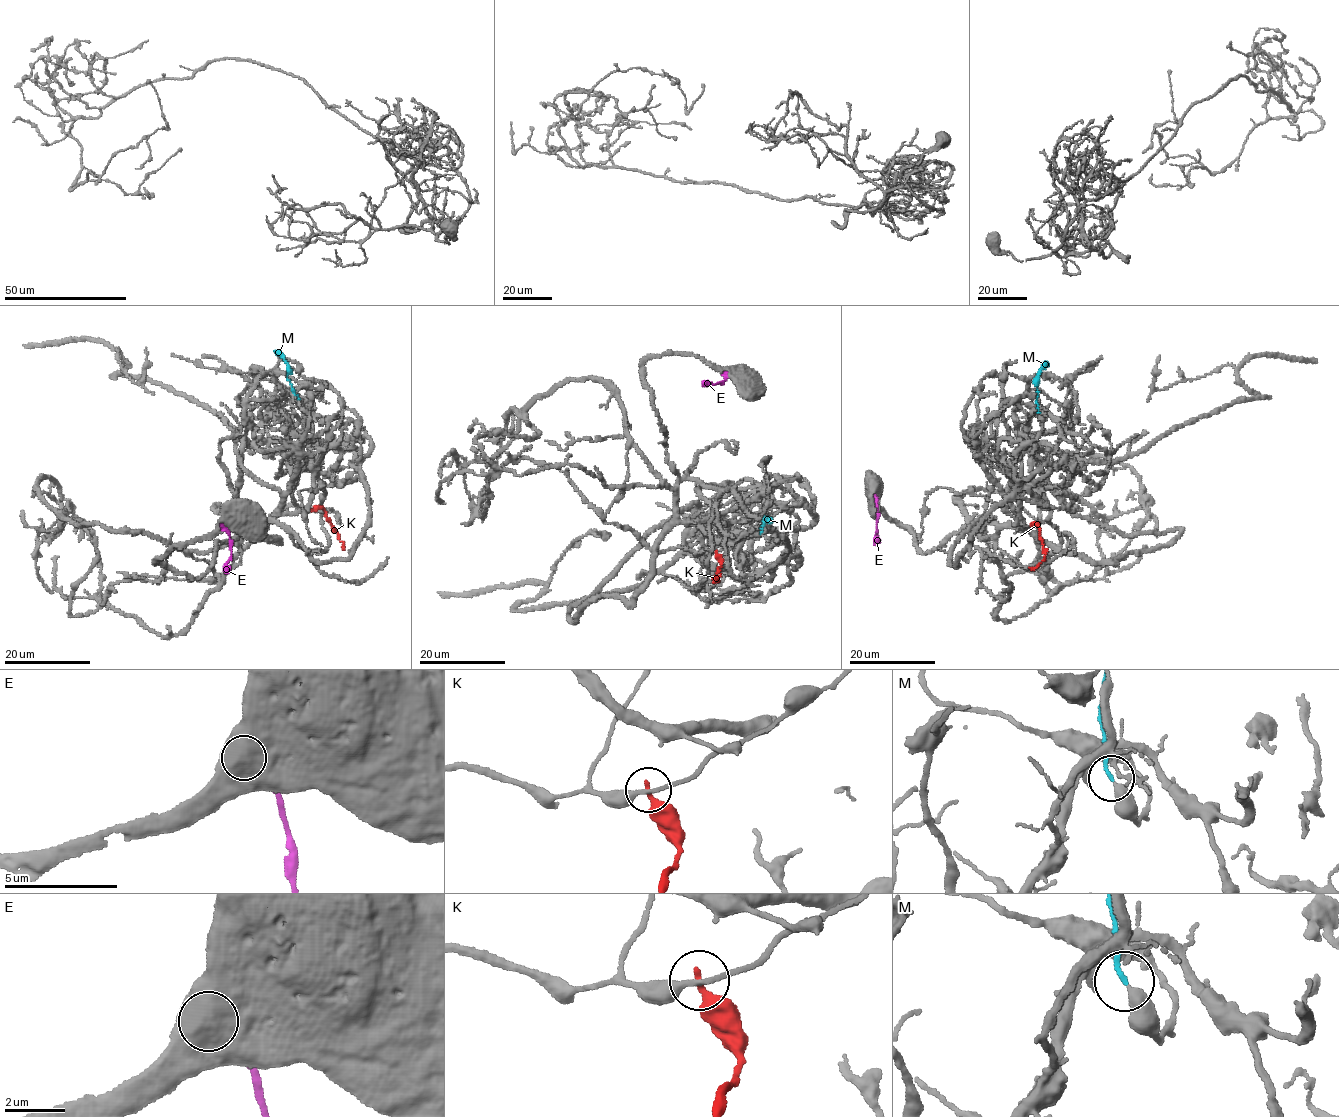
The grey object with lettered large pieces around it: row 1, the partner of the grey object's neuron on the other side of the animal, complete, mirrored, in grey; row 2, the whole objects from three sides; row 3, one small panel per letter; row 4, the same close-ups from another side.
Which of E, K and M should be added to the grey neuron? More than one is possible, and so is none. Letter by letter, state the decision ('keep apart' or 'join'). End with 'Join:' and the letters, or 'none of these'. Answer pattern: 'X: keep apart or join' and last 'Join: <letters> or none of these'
E: keep apart
K: keep apart
M: join
Join: M

